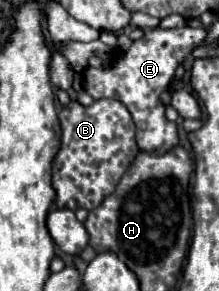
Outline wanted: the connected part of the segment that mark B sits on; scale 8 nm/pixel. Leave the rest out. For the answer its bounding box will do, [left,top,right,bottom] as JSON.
[52,99,138,211]

